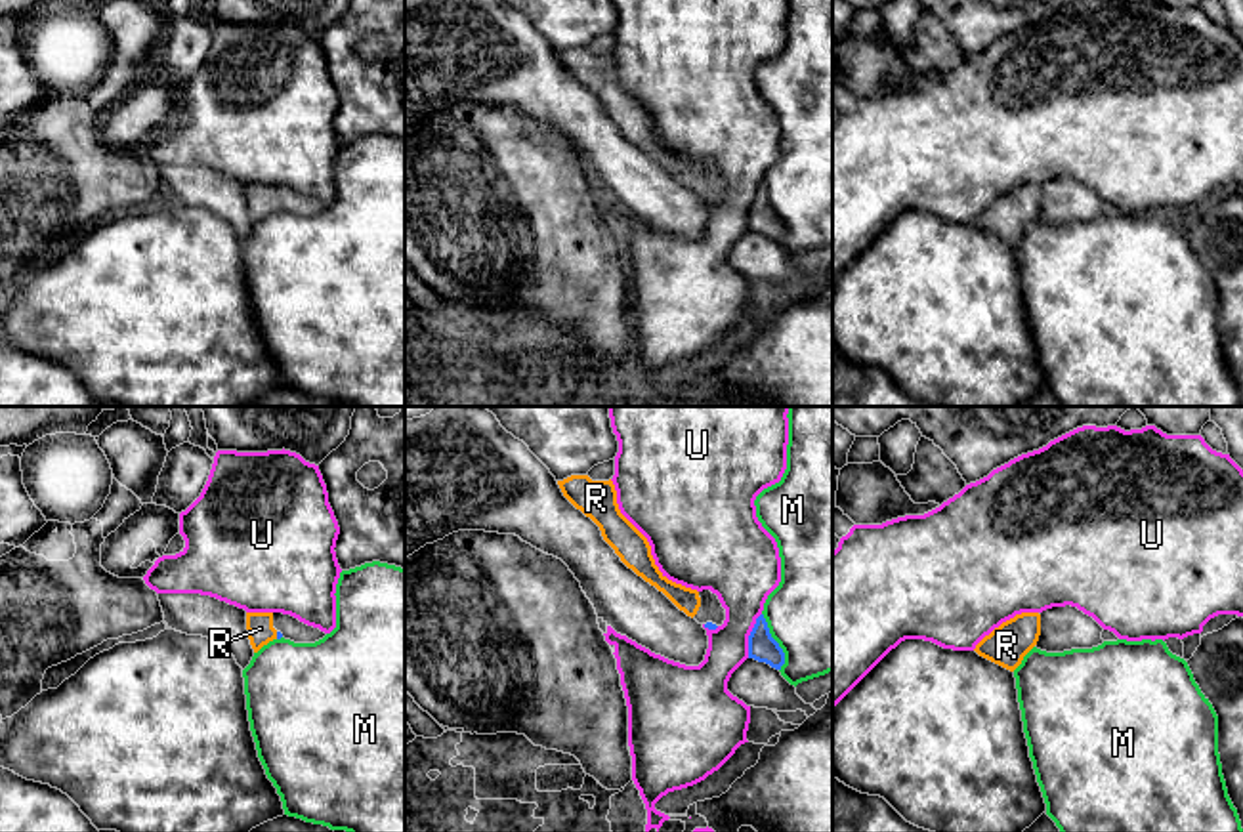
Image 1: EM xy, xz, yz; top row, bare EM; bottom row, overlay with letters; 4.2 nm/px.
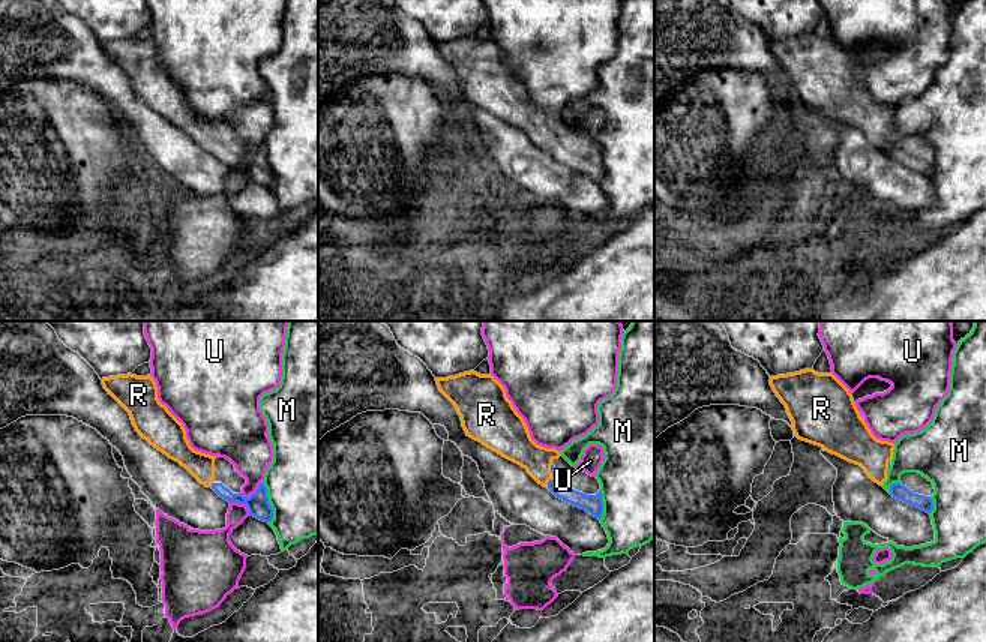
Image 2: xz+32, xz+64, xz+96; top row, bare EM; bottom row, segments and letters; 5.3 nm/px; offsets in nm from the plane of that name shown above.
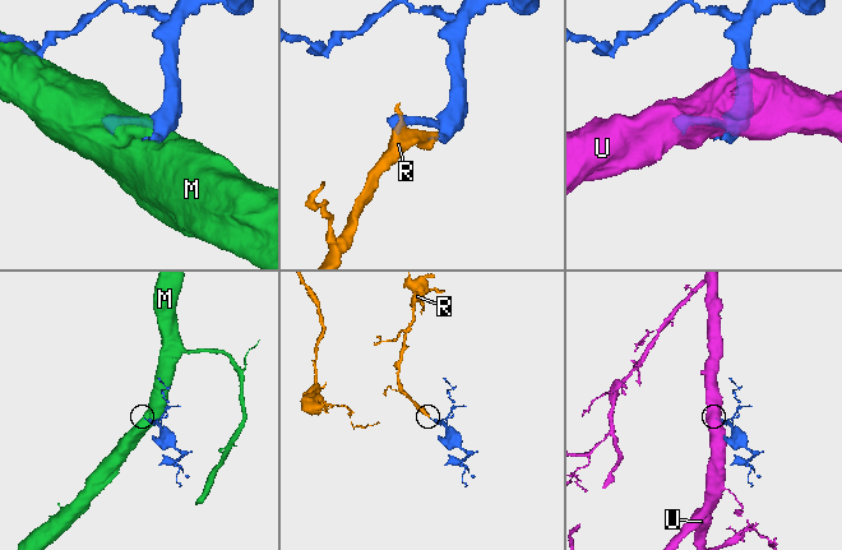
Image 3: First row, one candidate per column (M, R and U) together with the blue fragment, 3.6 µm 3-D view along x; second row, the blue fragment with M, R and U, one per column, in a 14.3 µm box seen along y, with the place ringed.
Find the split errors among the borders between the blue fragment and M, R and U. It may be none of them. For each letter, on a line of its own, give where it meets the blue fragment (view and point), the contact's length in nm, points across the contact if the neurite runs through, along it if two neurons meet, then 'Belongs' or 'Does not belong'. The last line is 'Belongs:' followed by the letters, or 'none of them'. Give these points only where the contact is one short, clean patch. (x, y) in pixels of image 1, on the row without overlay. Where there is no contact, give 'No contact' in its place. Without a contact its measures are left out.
M: Touches blue at xz (776, 214). Shared border 260 nm. Does not belong
R: Touches blue at xy (277, 208). Shared border 30 nm. Path across: xy (279, 207), (277, 208), (260, 201). Belongs
U: Touches blue at xz (749, 208). Shared border 200 nm. Does not belong
Belongs: R

